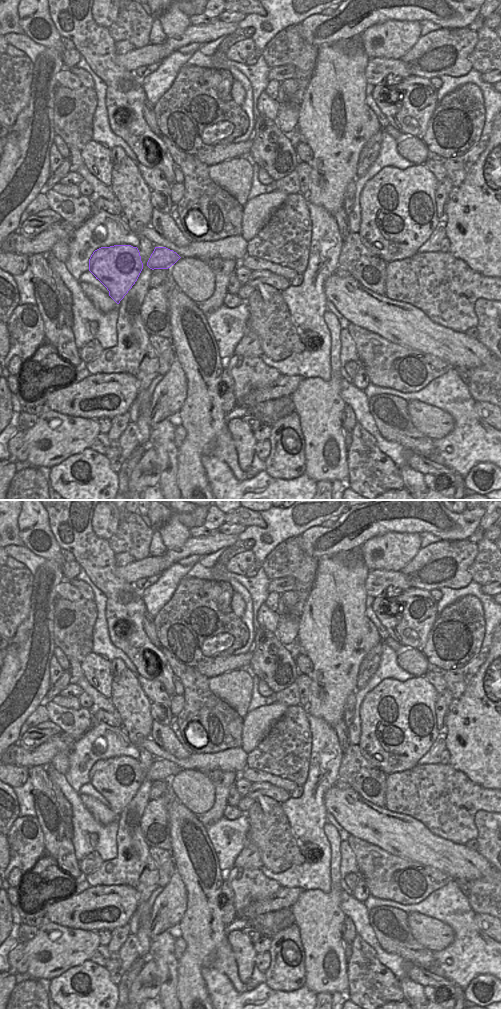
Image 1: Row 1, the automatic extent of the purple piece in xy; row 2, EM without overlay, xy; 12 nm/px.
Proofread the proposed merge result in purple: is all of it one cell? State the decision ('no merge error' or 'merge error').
no merge error

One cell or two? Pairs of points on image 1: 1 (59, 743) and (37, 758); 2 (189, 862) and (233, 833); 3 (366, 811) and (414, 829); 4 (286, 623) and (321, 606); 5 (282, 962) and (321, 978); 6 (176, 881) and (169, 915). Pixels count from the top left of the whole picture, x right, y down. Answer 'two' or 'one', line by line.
1: one
2: two
3: one
4: two
5: two
6: one

